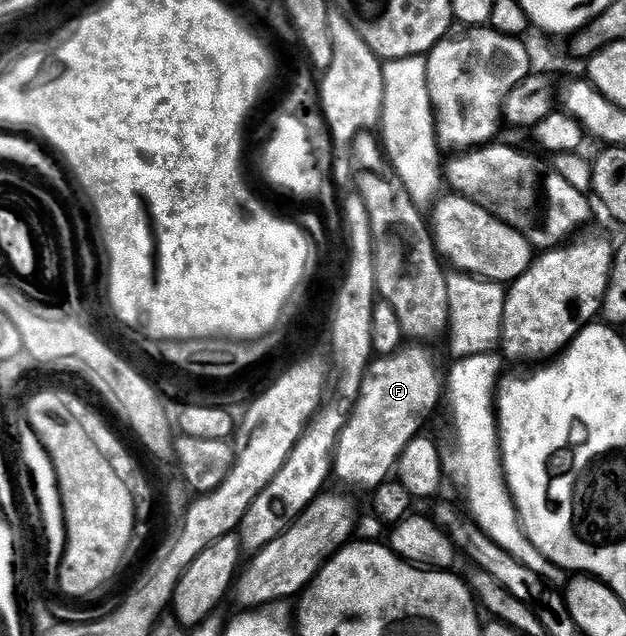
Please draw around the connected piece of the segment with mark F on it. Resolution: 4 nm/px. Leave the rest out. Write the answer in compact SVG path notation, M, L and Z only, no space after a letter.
M405 343L393 353L386 353L370 360L369 368L361 384L361 398L349 416L349 421L337 440L337 449L333 452L335 462L335 477L345 485L362 485L366 491L372 491L390 480L396 470L397 460L407 443L422 432L425 420L437 409L437 404L443 401L443 373L437 370L437 361L429 349L424 349L421 343Z

